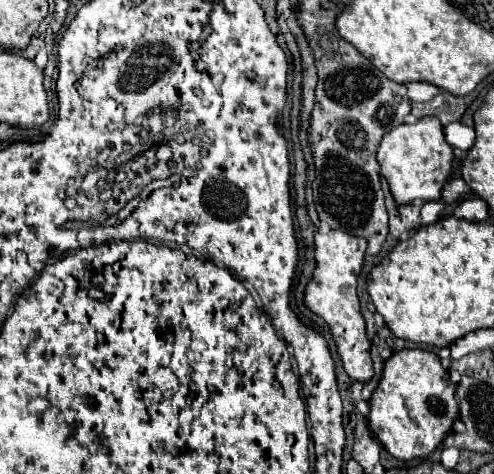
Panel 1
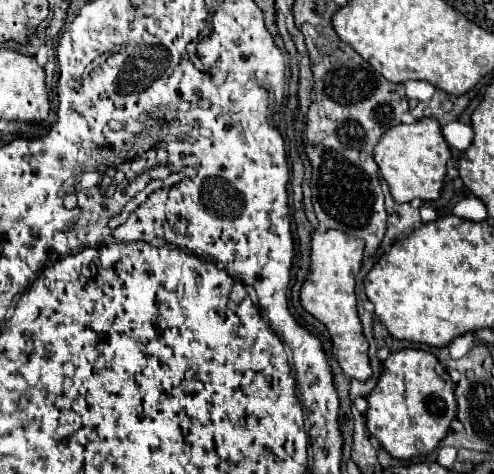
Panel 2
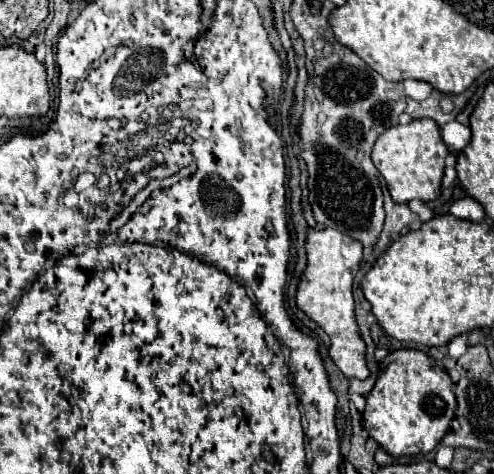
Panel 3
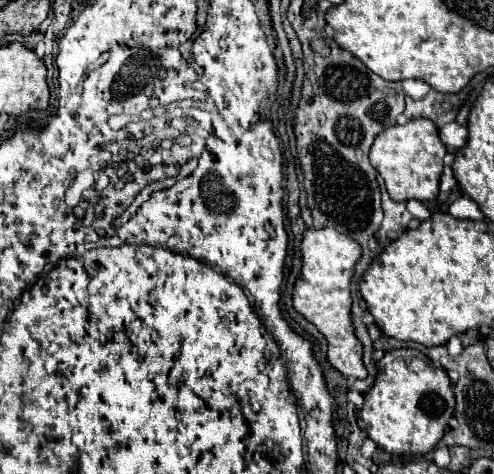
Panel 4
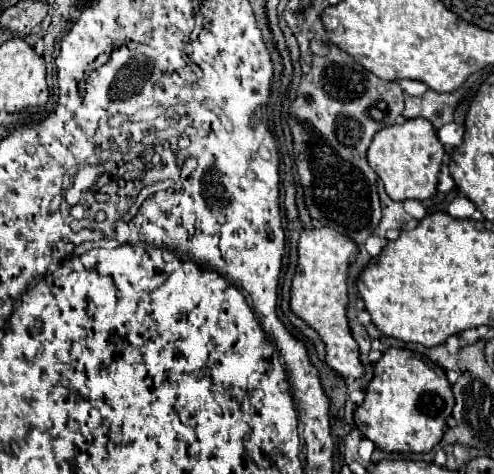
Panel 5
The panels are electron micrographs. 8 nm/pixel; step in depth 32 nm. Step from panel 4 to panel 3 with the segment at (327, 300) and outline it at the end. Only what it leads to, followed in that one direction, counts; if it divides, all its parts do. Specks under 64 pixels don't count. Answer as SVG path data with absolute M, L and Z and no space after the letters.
M310 230L306 238L308 266L298 284L296 304L306 312L314 322L318 322L324 332L330 336L330 356L346 378L366 380L370 370L366 366L366 342L360 336L360 328L354 314L354 296L352 282L354 272L360 268L362 244L338 230Z

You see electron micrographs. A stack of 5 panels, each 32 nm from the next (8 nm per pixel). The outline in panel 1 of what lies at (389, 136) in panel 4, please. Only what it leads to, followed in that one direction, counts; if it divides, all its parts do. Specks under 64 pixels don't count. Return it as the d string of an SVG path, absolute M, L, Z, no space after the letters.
M420 118L416 124L400 124L392 128L384 134L376 156L398 204L440 198L444 184L450 180L454 160L452 146L446 142L444 128L436 118Z

